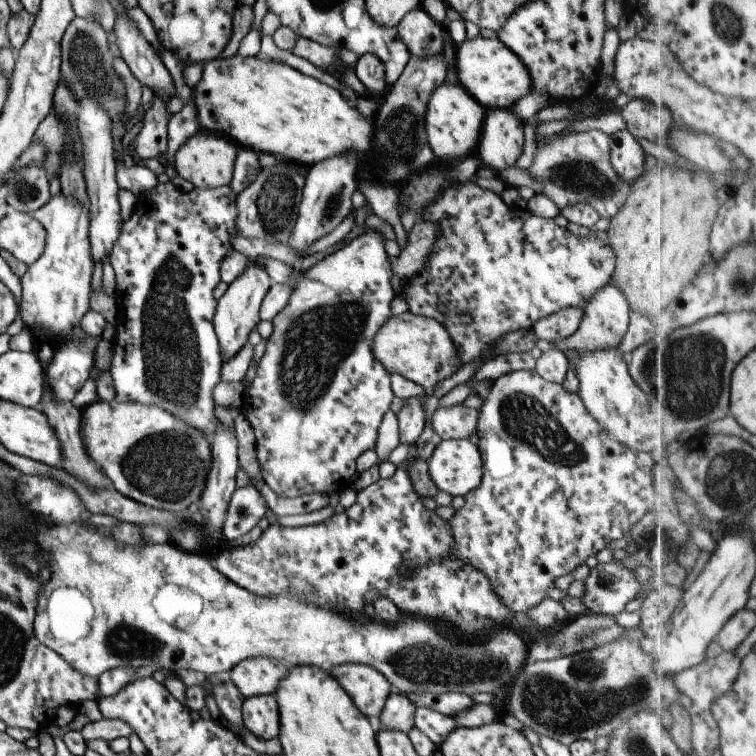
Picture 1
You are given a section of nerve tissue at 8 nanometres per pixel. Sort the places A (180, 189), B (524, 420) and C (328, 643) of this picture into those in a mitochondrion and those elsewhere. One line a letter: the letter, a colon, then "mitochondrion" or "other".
A: other
B: mitochondrion
C: other

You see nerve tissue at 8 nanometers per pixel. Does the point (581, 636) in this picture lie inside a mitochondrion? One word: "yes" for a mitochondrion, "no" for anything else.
yes

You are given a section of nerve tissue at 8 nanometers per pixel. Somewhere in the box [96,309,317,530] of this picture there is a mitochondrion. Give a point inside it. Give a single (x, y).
(170, 465)

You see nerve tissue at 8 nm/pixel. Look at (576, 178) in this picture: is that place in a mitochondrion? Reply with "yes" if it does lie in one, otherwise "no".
yes

